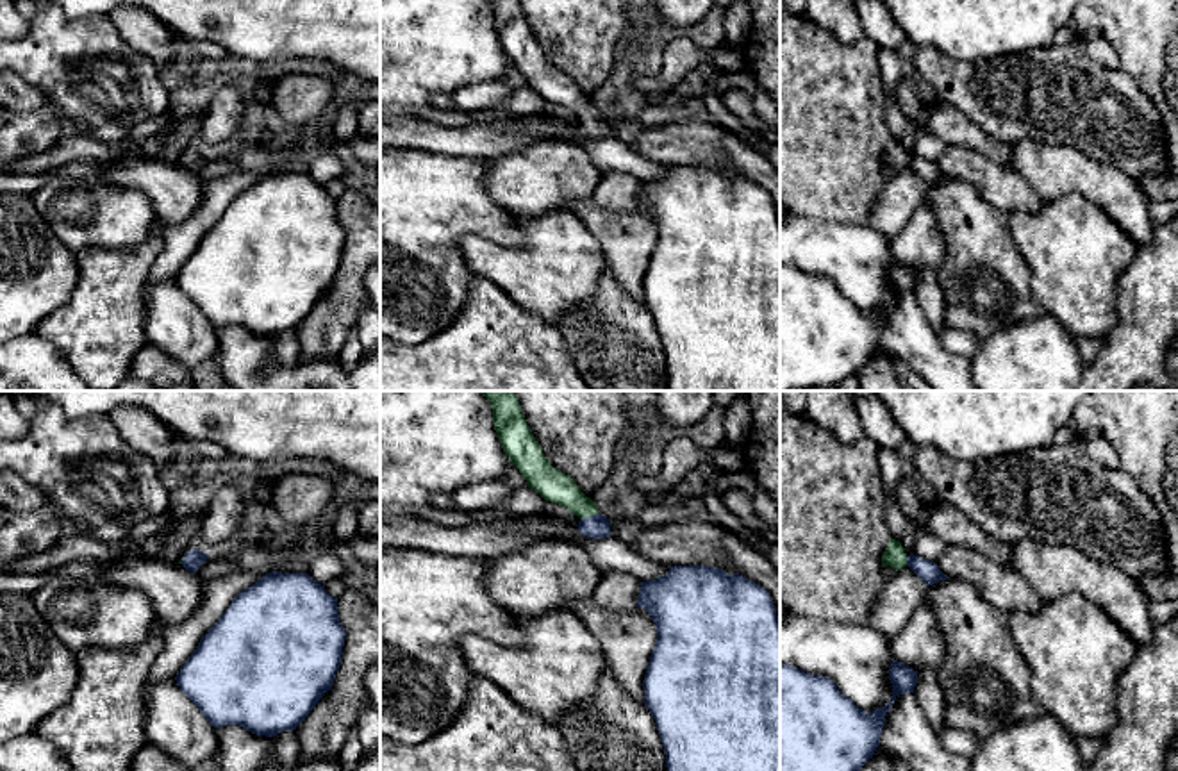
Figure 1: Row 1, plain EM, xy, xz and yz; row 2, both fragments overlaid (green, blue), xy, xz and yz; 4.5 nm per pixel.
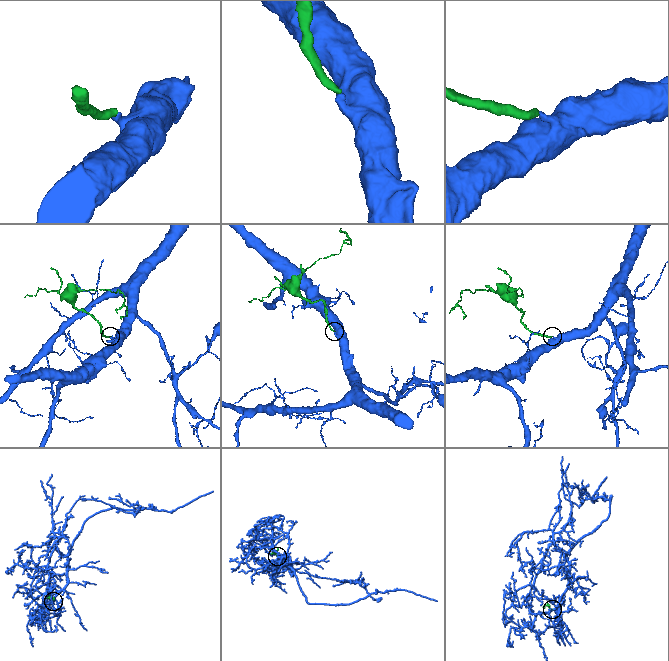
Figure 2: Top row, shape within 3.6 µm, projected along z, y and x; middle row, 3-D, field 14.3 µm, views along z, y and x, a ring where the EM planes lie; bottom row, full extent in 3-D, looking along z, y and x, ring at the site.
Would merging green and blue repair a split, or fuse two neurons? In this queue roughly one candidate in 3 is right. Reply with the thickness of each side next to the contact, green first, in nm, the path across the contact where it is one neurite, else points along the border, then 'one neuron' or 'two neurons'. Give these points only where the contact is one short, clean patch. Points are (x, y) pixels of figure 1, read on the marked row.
calibres 150 and 110 nm; way xz (554, 486), (563, 489), (588, 516), (597, 527); one neuron

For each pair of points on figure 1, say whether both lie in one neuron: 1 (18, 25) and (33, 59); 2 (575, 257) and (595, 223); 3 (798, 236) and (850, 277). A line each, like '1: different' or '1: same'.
1: different
2: different
3: same

